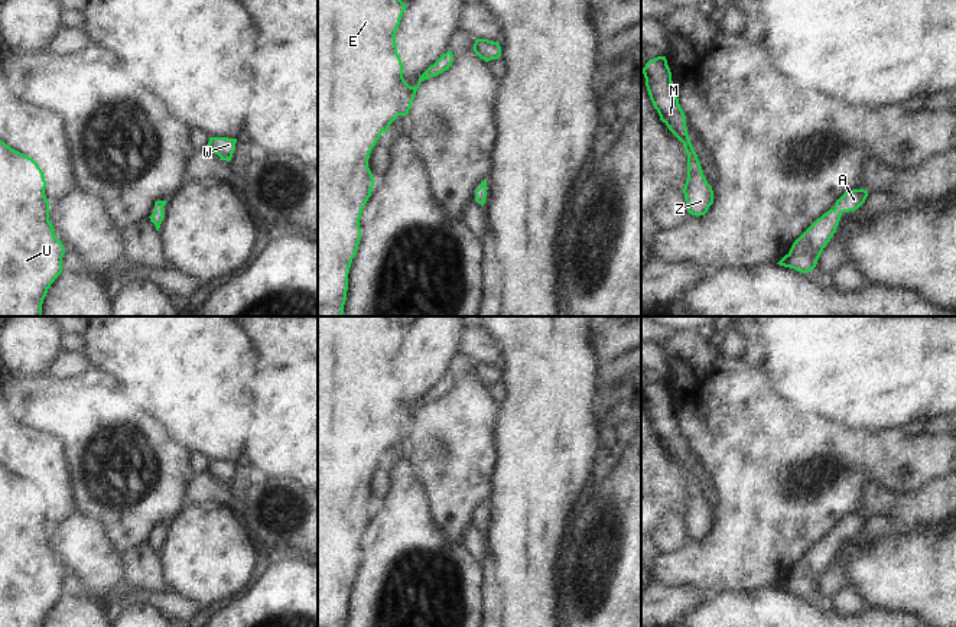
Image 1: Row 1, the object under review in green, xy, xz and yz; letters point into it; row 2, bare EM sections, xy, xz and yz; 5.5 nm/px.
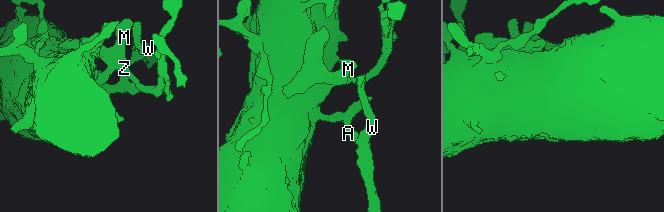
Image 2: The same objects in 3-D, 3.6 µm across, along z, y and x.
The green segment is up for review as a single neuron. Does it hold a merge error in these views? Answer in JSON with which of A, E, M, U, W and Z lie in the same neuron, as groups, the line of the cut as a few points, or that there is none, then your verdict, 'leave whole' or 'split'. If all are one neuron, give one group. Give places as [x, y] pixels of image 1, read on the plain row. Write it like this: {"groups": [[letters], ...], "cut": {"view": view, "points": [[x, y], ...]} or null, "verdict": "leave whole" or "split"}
{"groups": [["A", "E", "M", "U", "W", "Z"]], "cut": null, "verdict": "leave whole"}

